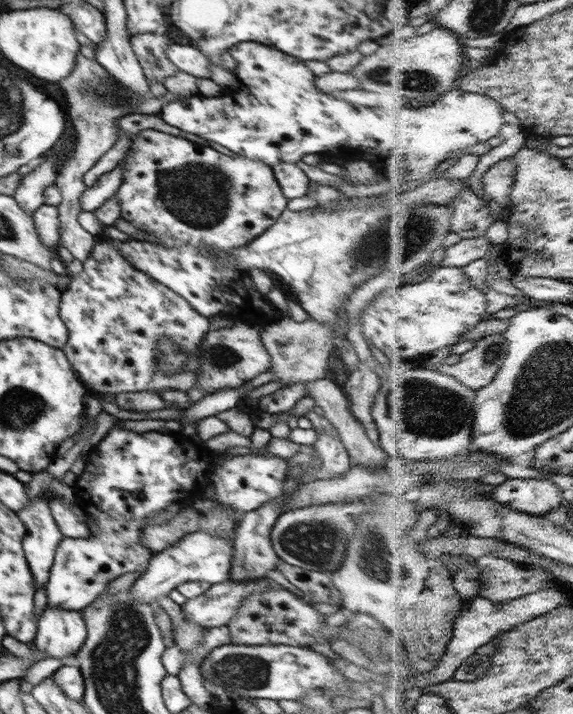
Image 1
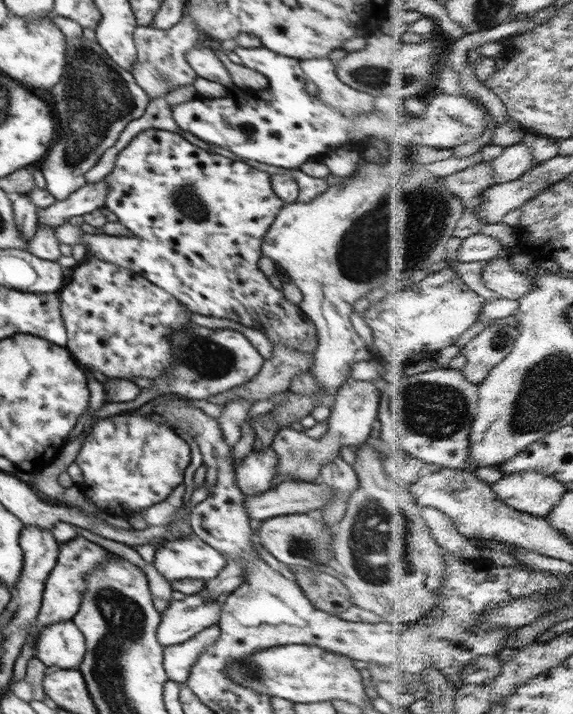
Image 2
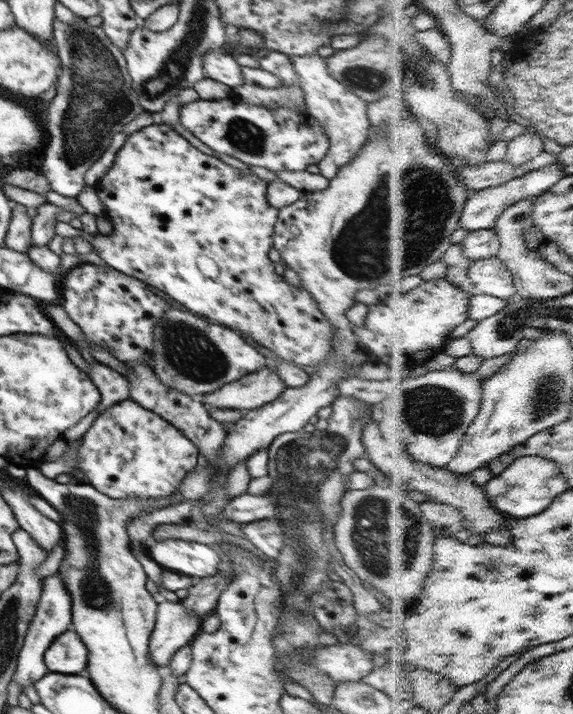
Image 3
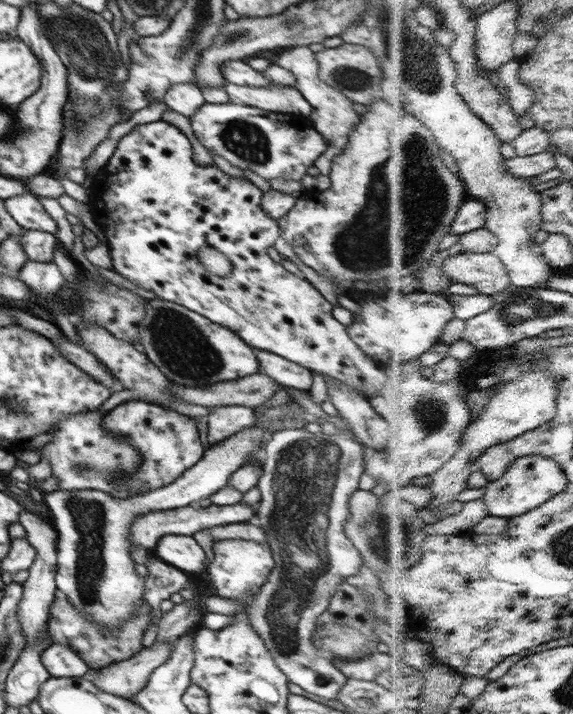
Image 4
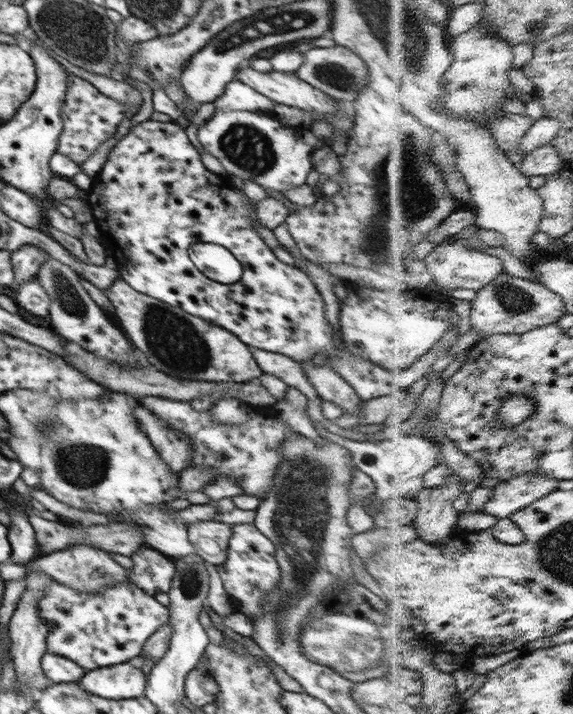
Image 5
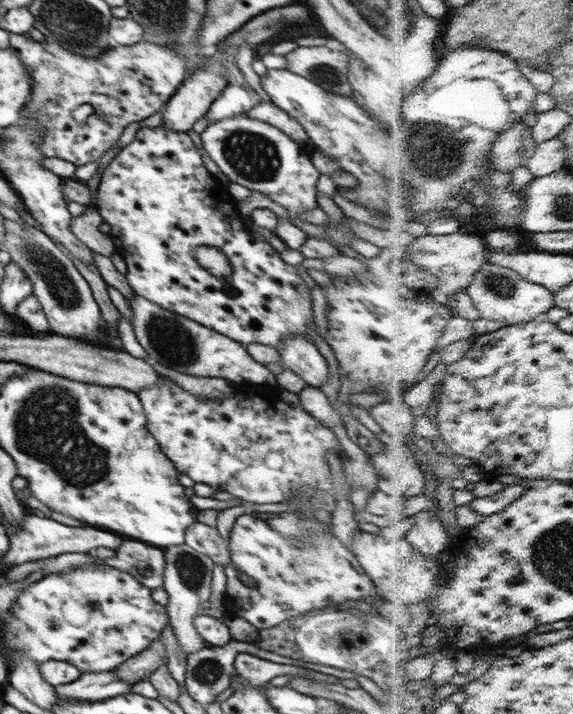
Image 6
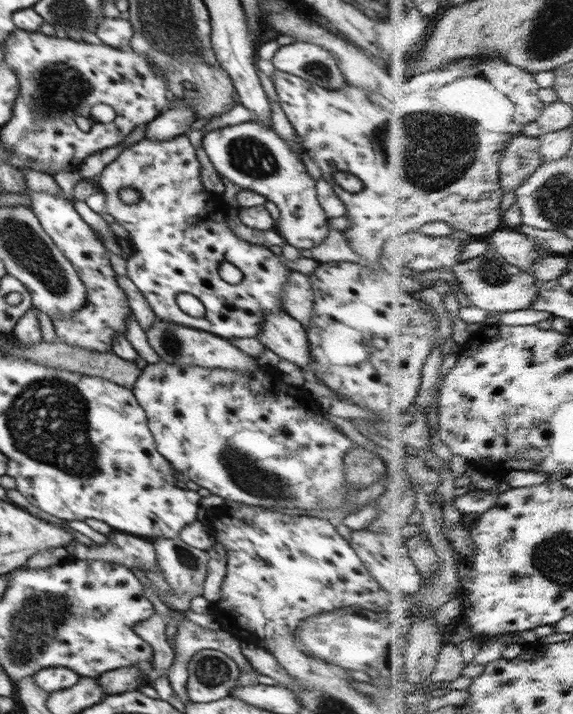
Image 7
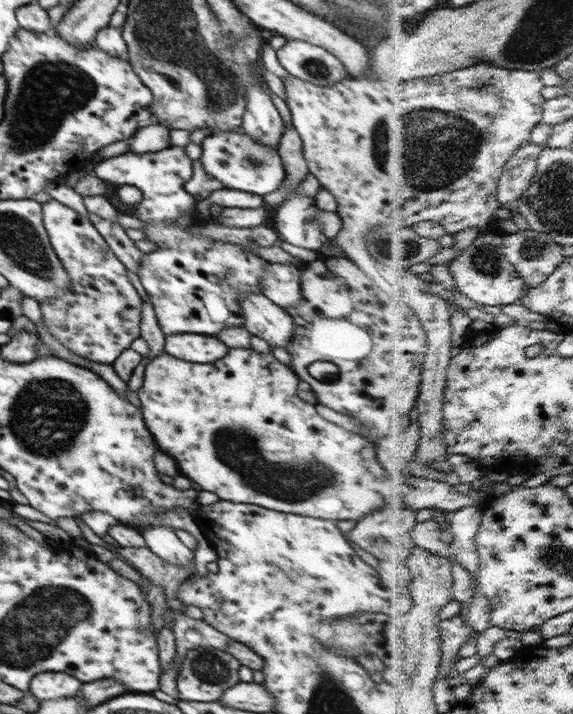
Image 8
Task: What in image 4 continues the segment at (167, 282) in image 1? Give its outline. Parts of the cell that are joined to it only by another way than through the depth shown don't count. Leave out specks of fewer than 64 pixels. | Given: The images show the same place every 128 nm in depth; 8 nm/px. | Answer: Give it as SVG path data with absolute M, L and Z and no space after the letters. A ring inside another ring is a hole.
M163 120L137 125L118 141L114 153L101 169L96 183L93 185L93 198L87 203L91 209L94 223L100 226L100 229L105 233L106 243L109 245L108 256L113 262L113 271L116 271L122 277L126 277L128 281L136 282L142 289L154 292L159 299L179 304L192 312L205 316L208 320L220 326L233 330L253 350L264 350L266 353L276 354L312 371L321 371L339 382L345 382L351 388L365 390L365 394L370 394L370 396L382 394L389 387L392 387L394 377L391 373L382 370L381 364L366 356L350 339L350 335L347 333L347 326L334 319L332 316L333 304L328 302L323 294L314 288L308 280L305 280L302 275L298 276L286 271L281 264L274 262L268 255L268 248L273 246L279 238L281 228L277 220L270 218L270 216L266 215L266 212L262 211L261 202L264 194L262 190L249 180L238 179L224 173L214 164L209 164L210 166L207 167L196 164L192 159L192 154L194 154L192 145L190 145L186 135L176 126ZM22 193L5 199L6 211L24 230L33 229L48 232L52 239L57 230L56 222L50 218L33 193ZM204 246L212 246L212 248L216 248L218 252L222 252L226 258L230 259L232 273L228 277L214 276L212 273L208 273L204 266L200 264L198 250L204 248Z

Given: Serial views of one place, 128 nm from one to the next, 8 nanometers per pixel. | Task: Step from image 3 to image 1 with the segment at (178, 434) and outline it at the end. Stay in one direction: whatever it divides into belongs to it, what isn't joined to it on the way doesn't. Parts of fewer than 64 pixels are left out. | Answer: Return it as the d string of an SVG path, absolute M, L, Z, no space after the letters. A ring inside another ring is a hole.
M113 426L101 441L86 455L86 468L79 474L72 486L75 500L86 514L89 514L95 522L89 525L91 535L88 538L64 537L55 552L55 560L49 572L49 581L45 584L47 594L47 606L57 606L62 609L75 609L81 611L86 608L112 580L126 574L126 572L143 571L147 569L149 560L156 551L146 548L141 544L141 534L146 525L152 525L151 520L162 510L166 510L174 503L182 503L189 506L189 500L195 498L204 499L206 488L215 490L215 501L219 504L231 506L231 509L242 514L260 508L282 495L285 477L287 476L287 463L283 458L274 456L268 452L268 443L273 436L269 430L254 426L247 445L251 448L266 449L267 451L254 452L246 455L226 457L220 465L215 465L222 455L213 455L209 446L201 446L192 442L184 442L182 436L173 441L173 434L160 431L134 432L125 427ZM180 448L188 450L190 454L196 452L194 460L174 460L174 452Z

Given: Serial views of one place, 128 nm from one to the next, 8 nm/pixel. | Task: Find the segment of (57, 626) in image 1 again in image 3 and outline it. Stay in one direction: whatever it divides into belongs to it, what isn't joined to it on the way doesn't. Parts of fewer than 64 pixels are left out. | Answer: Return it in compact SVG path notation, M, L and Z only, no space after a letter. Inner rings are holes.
M72 628L57 636L44 653L48 670L60 674L79 674L87 668L89 652Z

